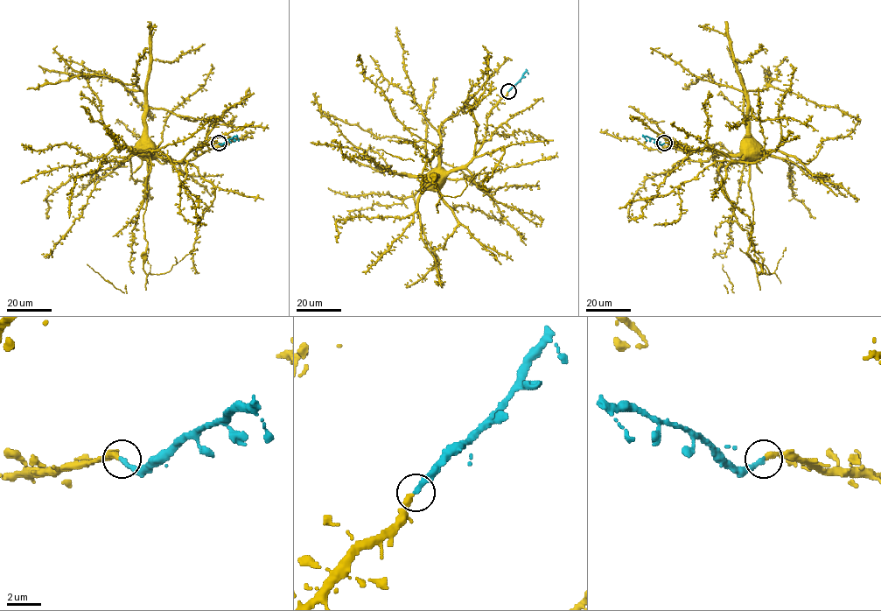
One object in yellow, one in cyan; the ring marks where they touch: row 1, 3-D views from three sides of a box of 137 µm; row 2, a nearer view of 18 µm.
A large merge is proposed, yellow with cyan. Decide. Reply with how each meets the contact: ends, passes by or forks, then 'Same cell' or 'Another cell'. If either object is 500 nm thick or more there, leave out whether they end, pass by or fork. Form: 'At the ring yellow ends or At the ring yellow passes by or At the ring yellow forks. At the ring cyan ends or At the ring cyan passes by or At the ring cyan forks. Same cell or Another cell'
At the ring yellow ends. At the ring cyan ends. Same cell

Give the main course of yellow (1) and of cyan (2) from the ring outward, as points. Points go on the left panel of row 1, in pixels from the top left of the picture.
1: (219, 143), (196, 148), (178, 161), (172, 161), (155, 152), (147, 152), (139, 144), (139, 141), (144, 141)
2: (219, 143), (223, 144), (233, 136), (239, 141)

